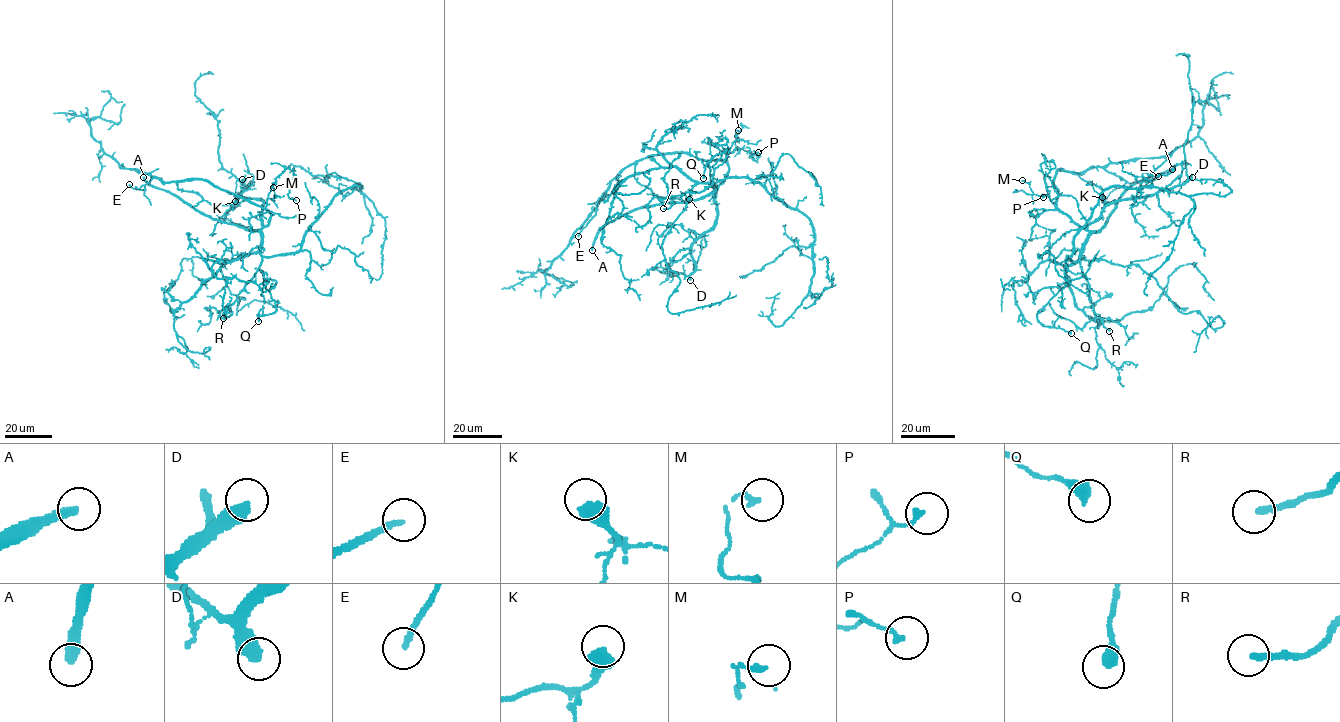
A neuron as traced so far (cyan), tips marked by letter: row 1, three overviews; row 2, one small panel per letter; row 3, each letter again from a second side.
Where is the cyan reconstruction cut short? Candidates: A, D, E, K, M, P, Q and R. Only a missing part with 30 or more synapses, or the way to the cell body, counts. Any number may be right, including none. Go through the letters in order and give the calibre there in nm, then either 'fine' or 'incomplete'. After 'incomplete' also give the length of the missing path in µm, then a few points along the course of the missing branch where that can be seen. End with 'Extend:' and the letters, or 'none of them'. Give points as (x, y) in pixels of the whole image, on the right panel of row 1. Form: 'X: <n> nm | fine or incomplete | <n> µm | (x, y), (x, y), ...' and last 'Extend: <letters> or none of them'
A: 320 nm | incomplete | 250 µm | (1172, 169), (1192, 139), (1225, 123), (1236, 129), (1254, 94), (1281, 78), (1263, 88), (1270, 137), (1233, 161)
D: 460 nm | incomplete | 60 µm | (1192, 177), (1215, 160), (1218, 145), (1224, 138), (1236, 138), (1251, 153), (1247, 153), (1239, 144), (1241, 141)
E: 180 nm | incomplete | 45 µm | (1158, 176), (1206, 168), (1220, 170), (1238, 157)
K: 600 nm | fine
M: 180 nm | fine
P: 170 nm | fine
Q: 440 nm | fine
R: 240 nm | incomplete | 40 µm | (1109, 331), (1112, 332), (1111, 362), (1120, 369), (1115, 375), (1120, 400)
Extend: A, D, E, R

